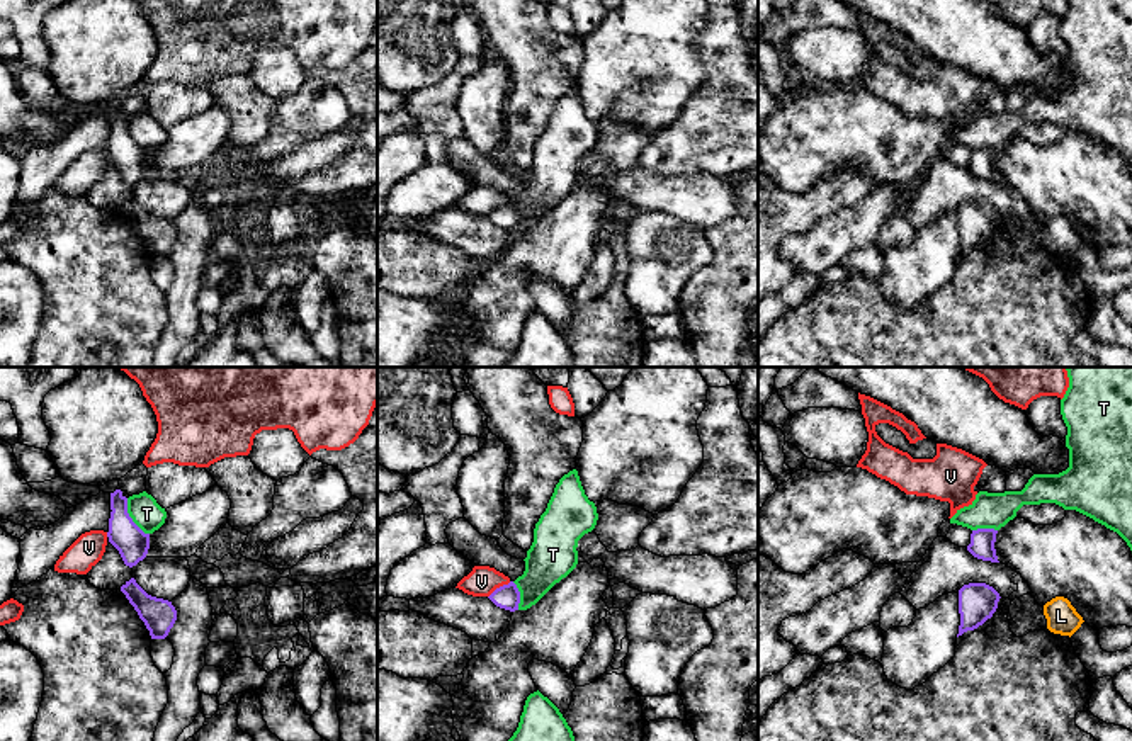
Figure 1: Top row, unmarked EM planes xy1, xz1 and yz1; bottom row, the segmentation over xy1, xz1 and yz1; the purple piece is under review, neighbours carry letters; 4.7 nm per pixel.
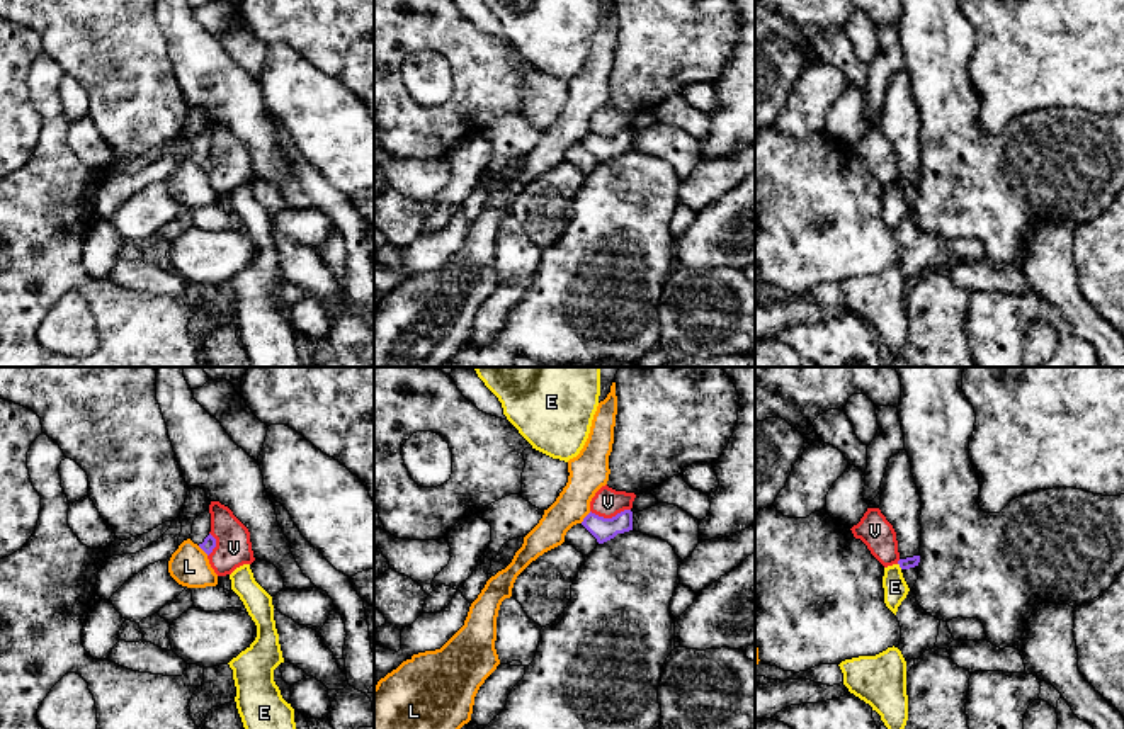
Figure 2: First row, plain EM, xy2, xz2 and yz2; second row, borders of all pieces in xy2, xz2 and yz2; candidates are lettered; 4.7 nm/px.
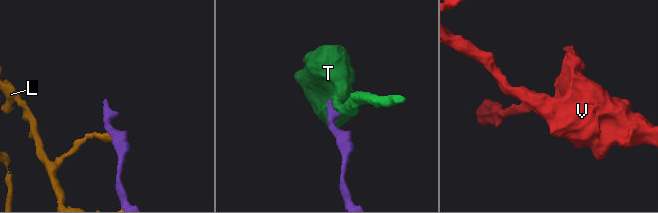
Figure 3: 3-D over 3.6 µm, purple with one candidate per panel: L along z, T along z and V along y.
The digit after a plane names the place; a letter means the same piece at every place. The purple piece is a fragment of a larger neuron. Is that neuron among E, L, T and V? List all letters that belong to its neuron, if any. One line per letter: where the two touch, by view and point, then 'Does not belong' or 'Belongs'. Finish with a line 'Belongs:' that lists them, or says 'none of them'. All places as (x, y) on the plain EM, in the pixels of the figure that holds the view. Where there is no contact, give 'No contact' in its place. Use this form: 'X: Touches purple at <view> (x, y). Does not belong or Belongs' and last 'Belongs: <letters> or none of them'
E: Touches purple at yz2 (900, 186). Belongs
L: Touches purple at xz2 (585, 136). Does not belong
T: Touches purple at xy1 (130, 136). Does not belong
V: Touches purple at xz2 (609, 138). Does not belong
Belongs: E

